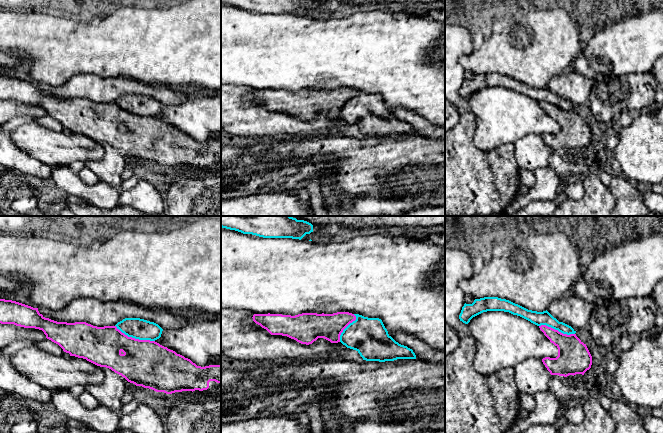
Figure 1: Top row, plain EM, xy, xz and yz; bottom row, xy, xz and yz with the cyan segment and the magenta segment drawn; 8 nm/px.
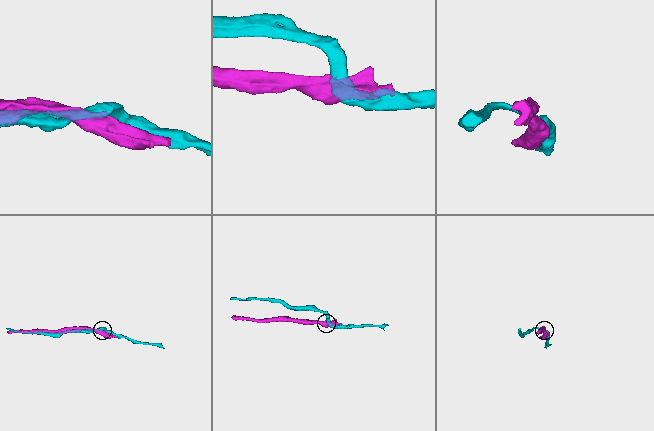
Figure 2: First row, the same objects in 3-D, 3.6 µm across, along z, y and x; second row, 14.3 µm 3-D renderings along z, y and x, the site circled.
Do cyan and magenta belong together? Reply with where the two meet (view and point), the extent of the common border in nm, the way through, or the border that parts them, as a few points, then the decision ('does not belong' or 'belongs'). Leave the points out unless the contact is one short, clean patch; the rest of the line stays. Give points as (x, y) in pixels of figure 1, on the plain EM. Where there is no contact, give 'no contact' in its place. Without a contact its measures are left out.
contact xy (135, 114); length 340 nm; does not belong

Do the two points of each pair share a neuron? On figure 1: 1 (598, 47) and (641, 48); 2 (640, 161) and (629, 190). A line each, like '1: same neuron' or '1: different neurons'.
1: same neuron
2: different neurons

